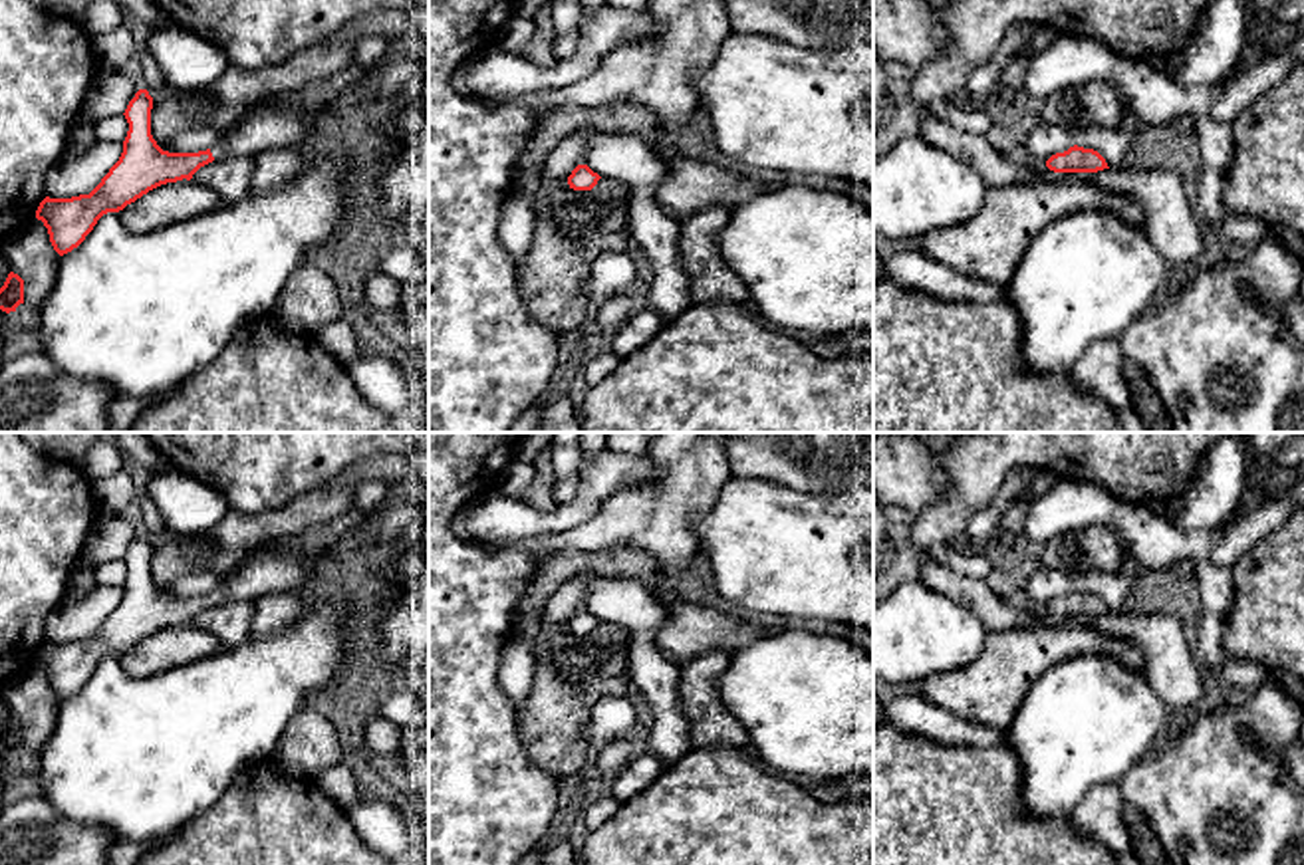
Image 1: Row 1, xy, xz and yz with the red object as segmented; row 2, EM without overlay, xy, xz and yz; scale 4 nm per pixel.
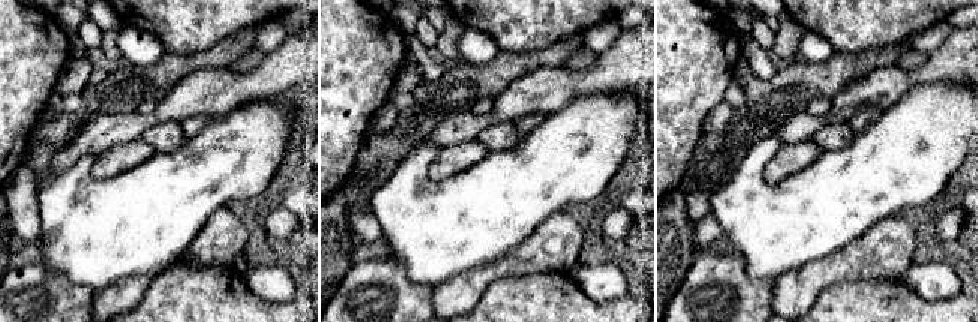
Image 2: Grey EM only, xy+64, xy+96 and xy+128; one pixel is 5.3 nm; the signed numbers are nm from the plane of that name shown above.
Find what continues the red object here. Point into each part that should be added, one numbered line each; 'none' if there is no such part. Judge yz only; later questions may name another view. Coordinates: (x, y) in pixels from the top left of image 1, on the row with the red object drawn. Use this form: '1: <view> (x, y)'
none

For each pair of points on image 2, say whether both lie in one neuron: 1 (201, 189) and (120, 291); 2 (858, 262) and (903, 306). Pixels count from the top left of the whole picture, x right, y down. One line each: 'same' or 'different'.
1: different
2: different

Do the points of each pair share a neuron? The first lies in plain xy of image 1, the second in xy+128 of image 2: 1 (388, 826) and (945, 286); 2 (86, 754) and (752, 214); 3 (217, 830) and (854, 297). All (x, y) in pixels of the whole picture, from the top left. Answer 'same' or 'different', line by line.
1: same
2: same
3: same

